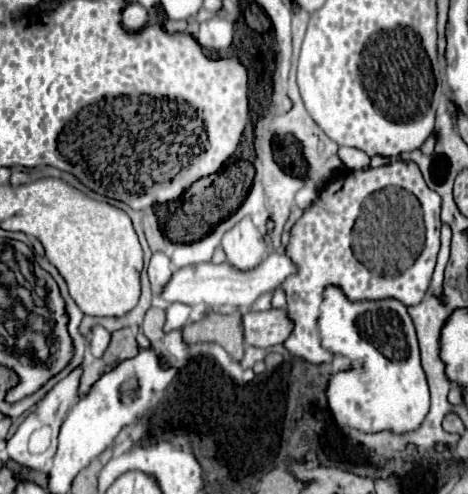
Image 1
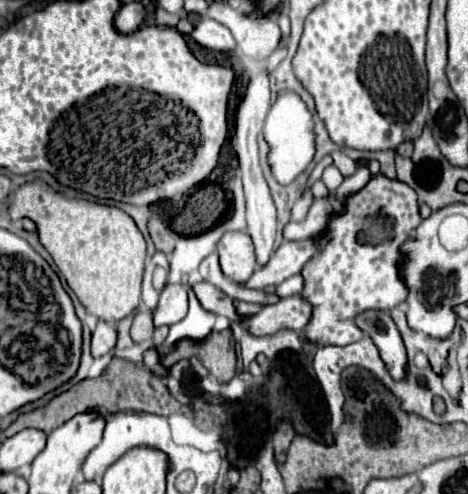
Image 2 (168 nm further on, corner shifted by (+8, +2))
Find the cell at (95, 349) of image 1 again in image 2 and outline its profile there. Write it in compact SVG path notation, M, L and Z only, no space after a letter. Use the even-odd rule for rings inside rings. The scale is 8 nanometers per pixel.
M99 321L97 329L93 331L93 339L91 339L93 357L101 357L101 355L109 353L115 345L117 345L117 325Z

